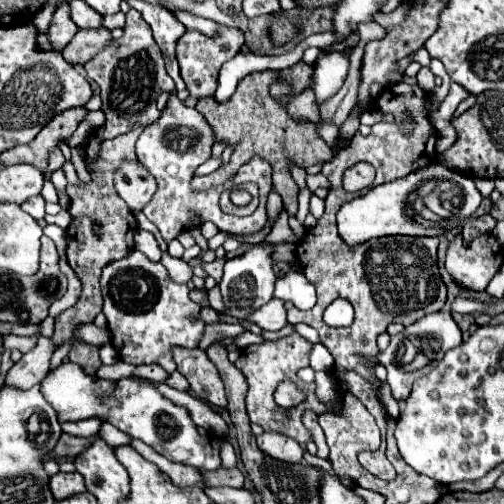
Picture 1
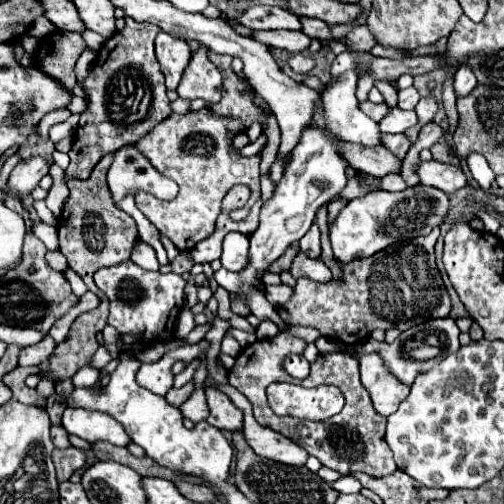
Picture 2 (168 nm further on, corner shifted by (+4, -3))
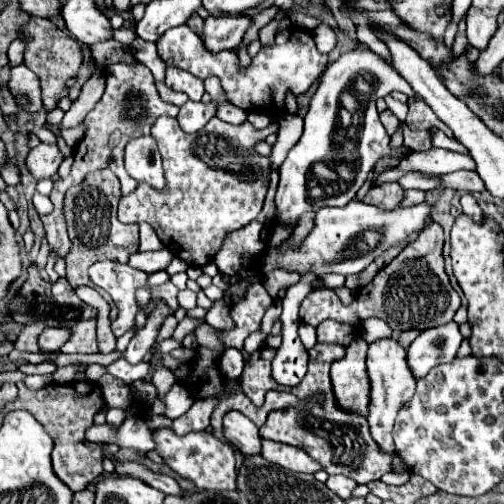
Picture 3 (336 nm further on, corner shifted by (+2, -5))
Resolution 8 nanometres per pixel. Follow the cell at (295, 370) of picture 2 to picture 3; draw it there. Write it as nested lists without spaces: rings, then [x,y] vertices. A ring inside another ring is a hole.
[[[306,273],[296,285],[292,285],[286,291],[286,297],[282,299],[284,311],[280,315],[282,323],[282,347],[276,351],[276,357],[272,359],[272,379],[280,385],[294,387],[298,385],[306,375],[308,365],[308,351],[304,349],[300,337],[298,337],[298,305],[308,295],[310,283],[316,277]]]

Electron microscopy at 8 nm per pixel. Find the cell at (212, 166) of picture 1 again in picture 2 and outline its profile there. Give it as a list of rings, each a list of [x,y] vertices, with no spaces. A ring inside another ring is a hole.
[[[260,135],[254,143],[248,143],[248,145],[244,145],[242,149],[238,149],[236,153],[238,155],[242,155],[242,157],[250,157],[250,155],[258,155],[258,151],[262,149],[262,145],[264,145],[264,141],[266,141],[266,137],[264,135]]]

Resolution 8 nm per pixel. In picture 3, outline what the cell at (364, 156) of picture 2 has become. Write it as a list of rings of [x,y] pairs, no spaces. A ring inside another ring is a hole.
[[[454,171],[450,175],[442,175],[442,179],[444,179],[444,187],[454,189],[454,191],[474,193],[474,191],[484,191],[486,189],[480,175],[472,173],[472,171]]]

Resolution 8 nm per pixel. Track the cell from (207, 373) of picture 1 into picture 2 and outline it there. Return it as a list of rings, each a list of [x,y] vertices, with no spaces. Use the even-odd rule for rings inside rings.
[[[206,387],[206,399],[208,399],[208,407],[210,407],[210,415],[208,415],[208,423],[218,427],[218,429],[226,429],[226,431],[238,431],[242,429],[242,411],[230,401],[230,397],[226,393],[222,393],[218,387]]]

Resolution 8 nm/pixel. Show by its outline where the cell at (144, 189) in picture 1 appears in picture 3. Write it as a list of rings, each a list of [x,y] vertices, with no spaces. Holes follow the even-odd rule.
[[[138,137],[126,145],[126,171],[136,181],[146,181],[152,187],[164,187],[162,159],[152,137]]]

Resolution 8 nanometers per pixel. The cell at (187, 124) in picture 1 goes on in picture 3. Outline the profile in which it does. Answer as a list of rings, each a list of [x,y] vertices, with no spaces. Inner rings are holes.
[[[172,117],[156,119],[156,123],[152,125],[152,137],[156,139],[158,149],[162,153],[166,187],[153,189],[148,184],[140,182],[132,193],[120,199],[118,219],[122,223],[148,223],[156,231],[164,247],[168,247],[186,265],[202,267],[210,263],[214,255],[220,251],[226,235],[236,229],[242,229],[252,219],[256,219],[258,213],[262,211],[264,197],[270,185],[272,163],[270,159],[254,153],[254,147],[256,143],[264,141],[270,133],[276,131],[278,131],[278,123],[272,123],[266,129],[254,129],[248,121],[240,127],[230,127],[230,123],[224,123],[216,117],[210,119],[204,129],[196,133],[184,133],[176,119]]]

